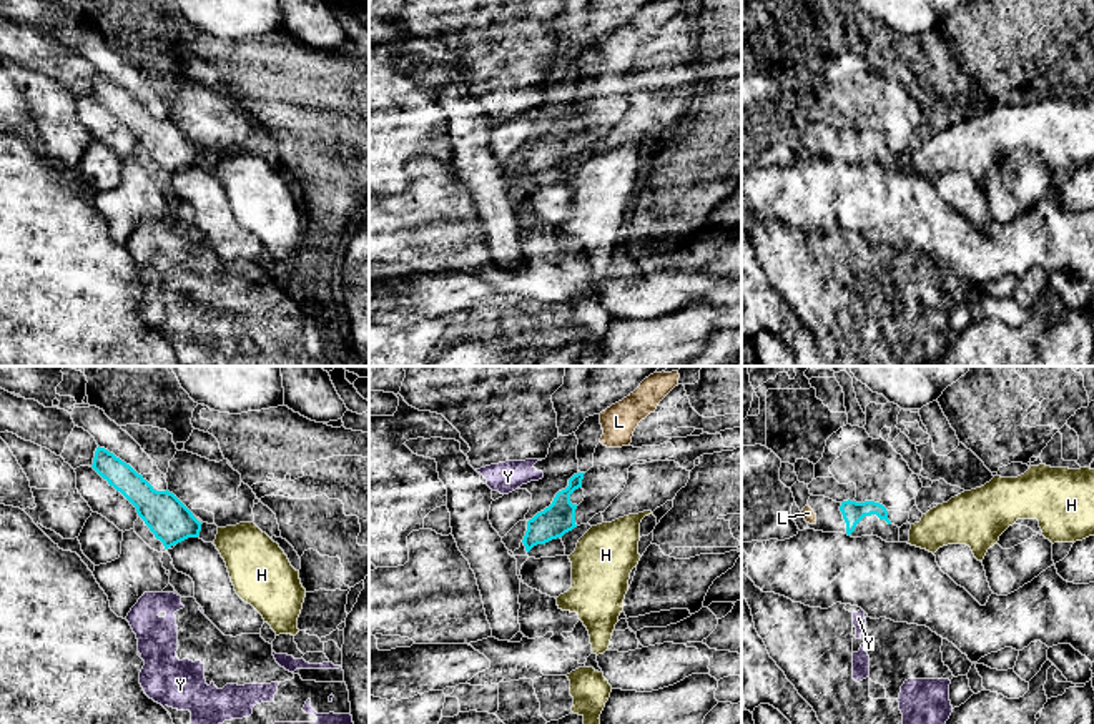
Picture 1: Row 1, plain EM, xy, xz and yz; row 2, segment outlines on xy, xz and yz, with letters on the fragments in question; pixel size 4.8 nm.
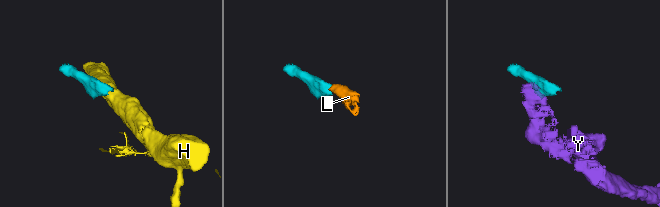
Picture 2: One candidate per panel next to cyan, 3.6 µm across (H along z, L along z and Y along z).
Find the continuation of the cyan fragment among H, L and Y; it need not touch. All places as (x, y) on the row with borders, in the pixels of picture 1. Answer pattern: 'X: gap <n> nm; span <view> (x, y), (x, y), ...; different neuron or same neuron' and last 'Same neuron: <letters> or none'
H: gap 60 nm; span xz (576, 526), (584, 535); different neuron
L: gap 120 nm; span yz (840, 510), (815, 515); same neuron
Y: gap 110 nm; span xz (557, 493), (542, 476); different neuron
Same neuron: L

